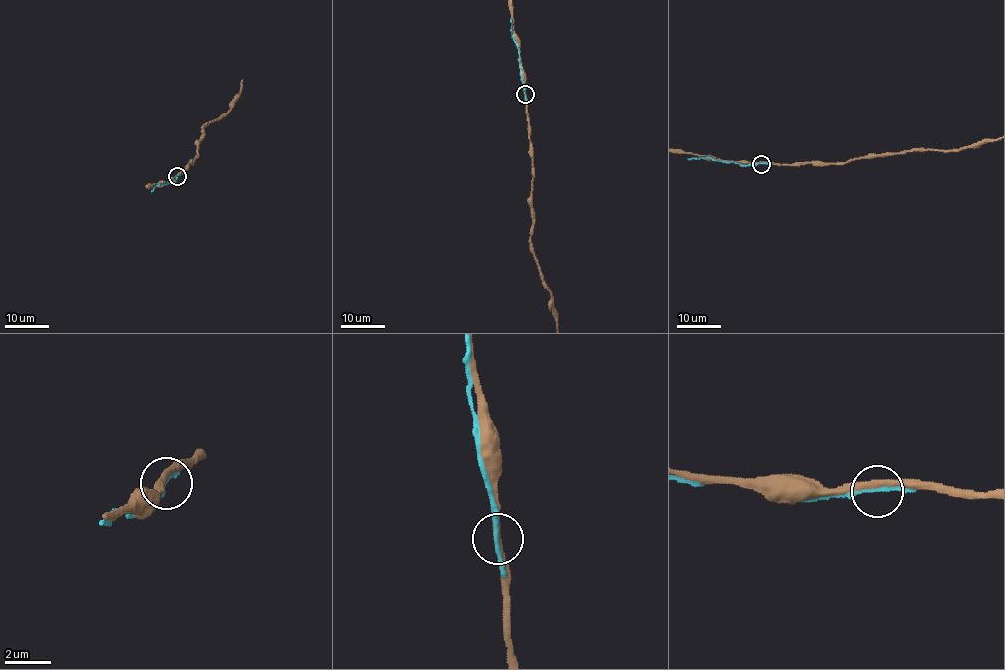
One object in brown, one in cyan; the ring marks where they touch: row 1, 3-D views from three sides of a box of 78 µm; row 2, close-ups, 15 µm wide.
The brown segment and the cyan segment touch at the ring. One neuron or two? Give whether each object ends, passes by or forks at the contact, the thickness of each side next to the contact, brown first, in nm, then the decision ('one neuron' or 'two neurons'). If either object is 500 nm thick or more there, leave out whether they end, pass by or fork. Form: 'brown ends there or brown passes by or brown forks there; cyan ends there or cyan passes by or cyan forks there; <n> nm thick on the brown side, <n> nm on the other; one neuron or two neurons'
brown passes by; cyan passes by; 280 nm thick on the brown side, 190 nm on the other; two neurons

